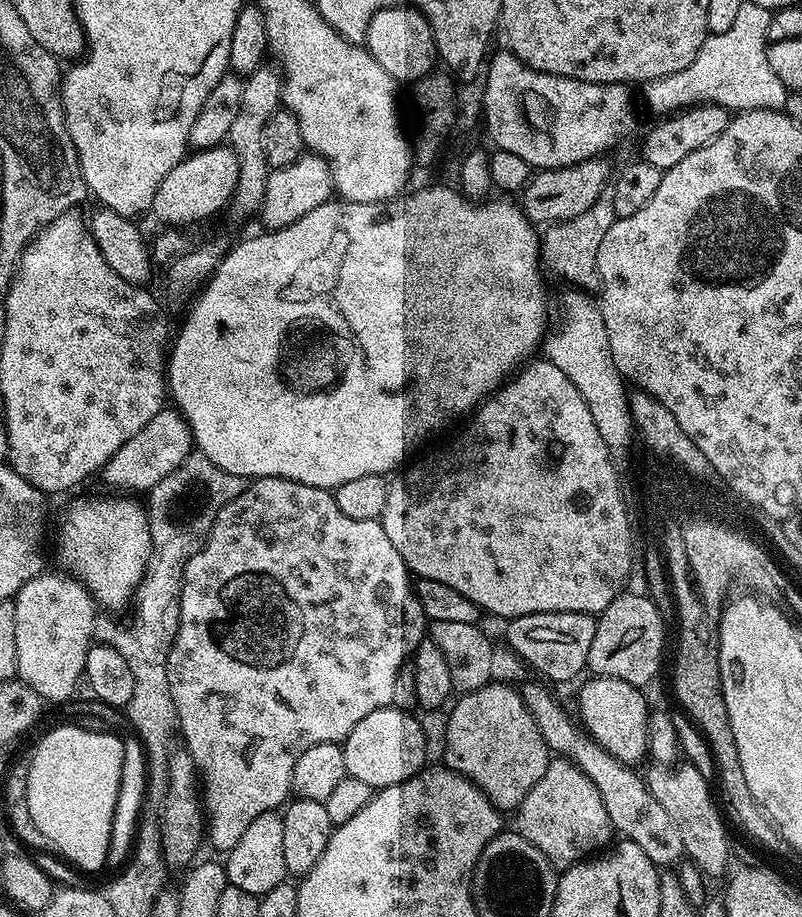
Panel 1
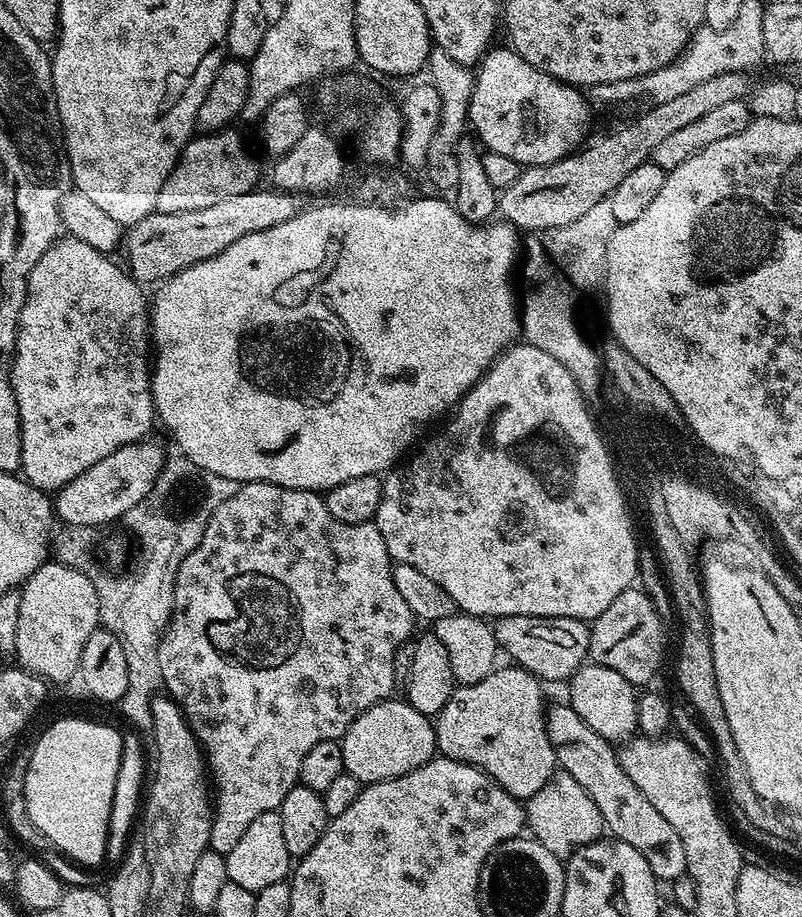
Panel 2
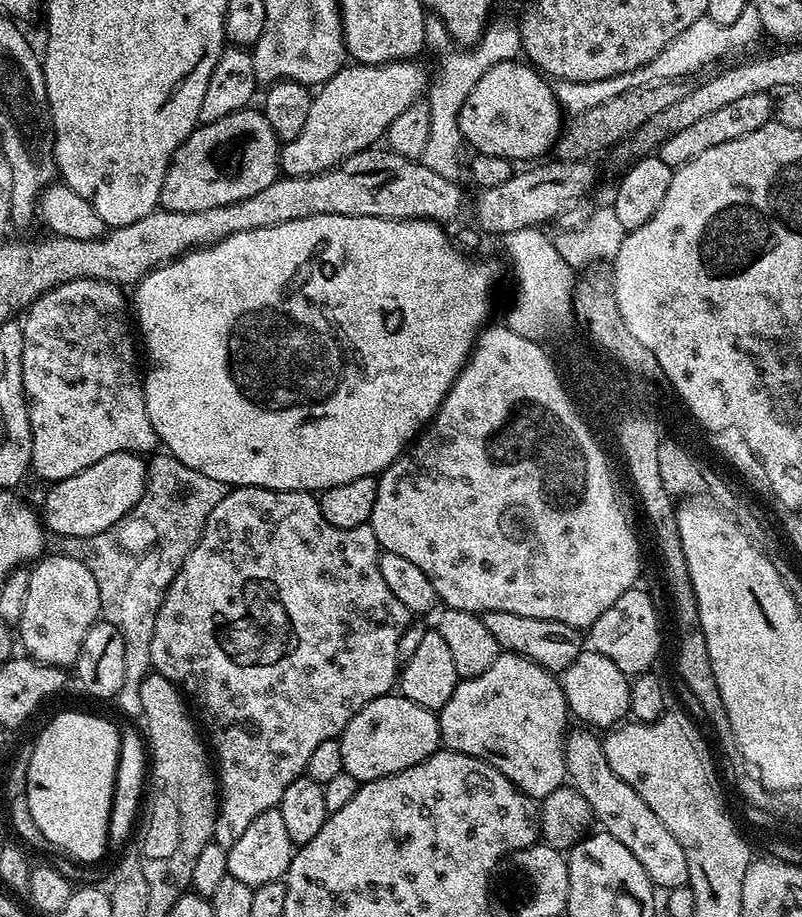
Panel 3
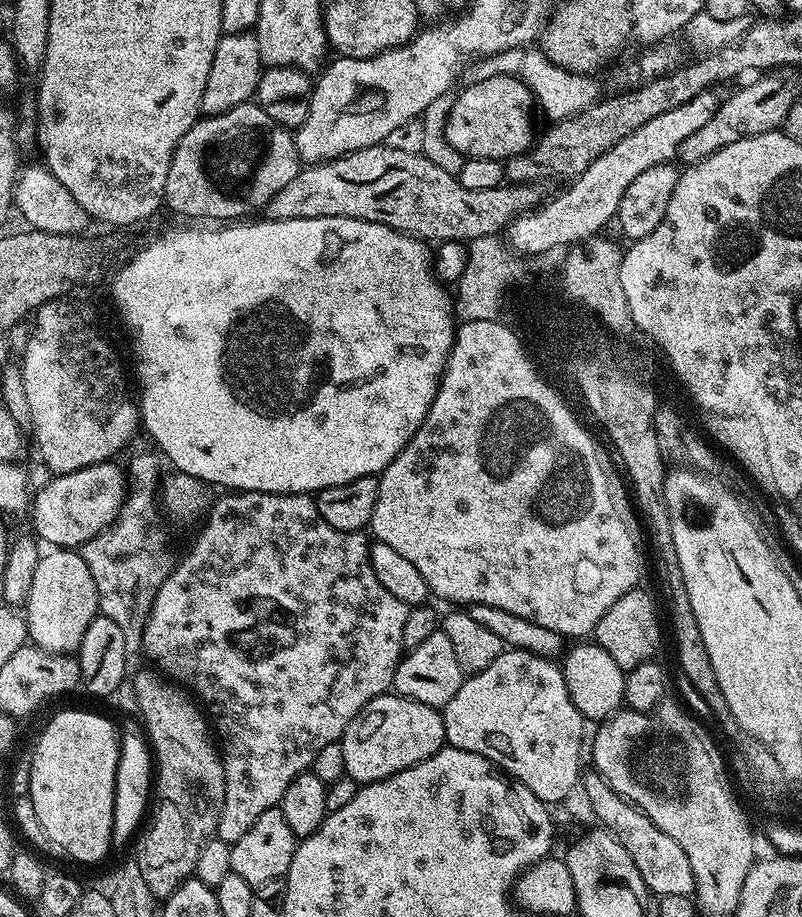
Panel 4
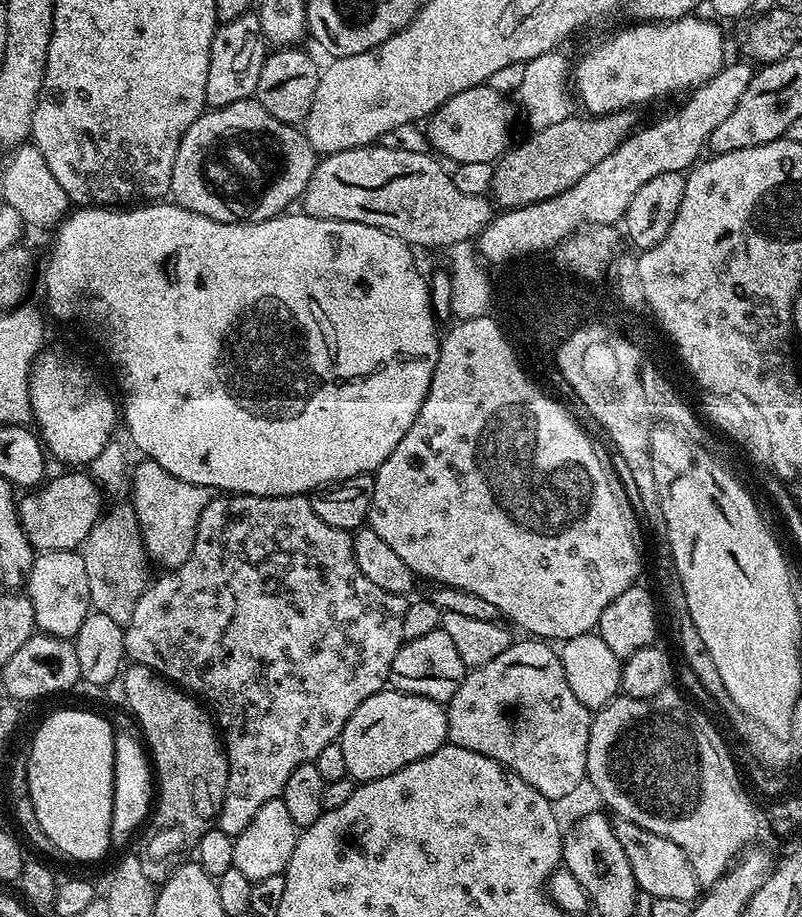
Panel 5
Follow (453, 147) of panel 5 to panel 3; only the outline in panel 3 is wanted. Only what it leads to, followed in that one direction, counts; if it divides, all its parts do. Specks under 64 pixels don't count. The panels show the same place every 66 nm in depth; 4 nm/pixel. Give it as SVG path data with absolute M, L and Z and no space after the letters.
M515 59L490 66L478 80L462 106L460 128L473 153L536 162L555 149L562 131L560 116L562 109L553 85L531 64Z

